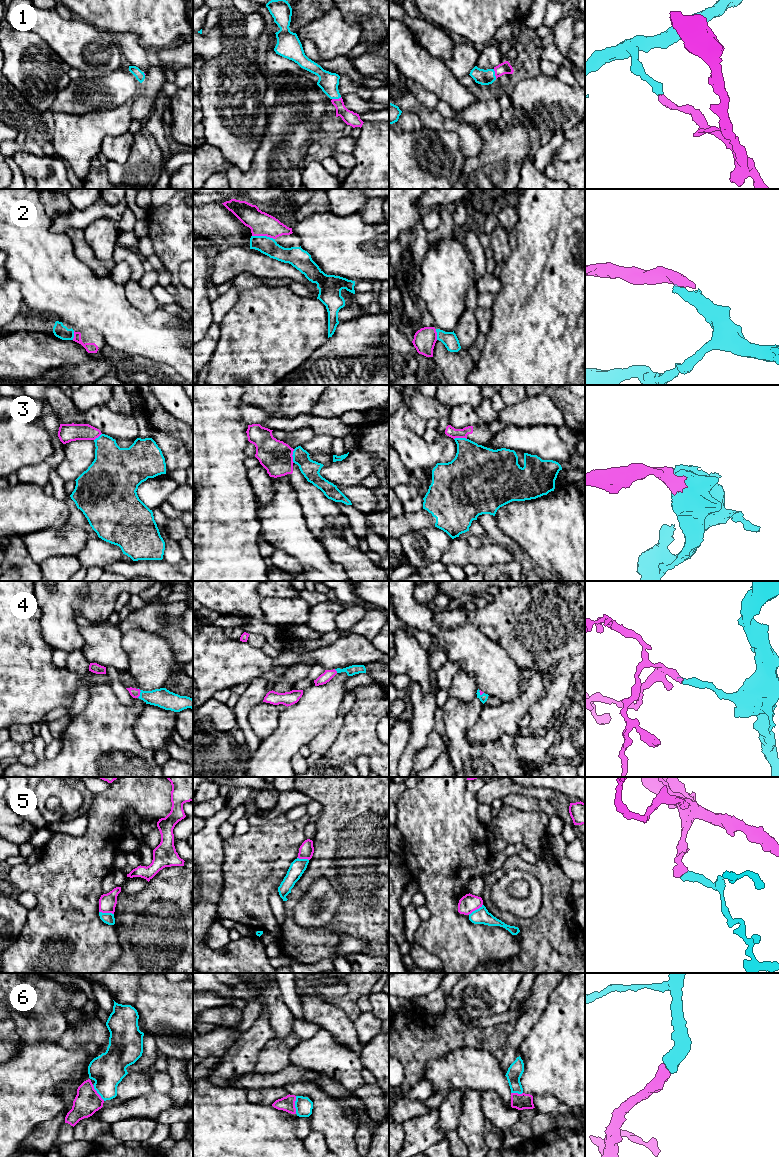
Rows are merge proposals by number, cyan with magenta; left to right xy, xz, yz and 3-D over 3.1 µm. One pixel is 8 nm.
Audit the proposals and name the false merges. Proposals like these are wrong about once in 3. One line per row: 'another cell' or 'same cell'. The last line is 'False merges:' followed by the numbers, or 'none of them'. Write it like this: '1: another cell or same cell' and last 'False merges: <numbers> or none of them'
1: same cell
2: same cell
3: another cell
4: same cell
5: another cell
6: same cell
False merges: 3, 5

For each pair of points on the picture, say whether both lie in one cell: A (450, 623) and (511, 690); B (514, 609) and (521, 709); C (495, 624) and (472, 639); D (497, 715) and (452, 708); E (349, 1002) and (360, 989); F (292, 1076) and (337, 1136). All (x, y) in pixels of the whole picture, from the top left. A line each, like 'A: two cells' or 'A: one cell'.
A: two cells
B: two cells
C: two cells
D: two cells
E: one cell
F: two cells

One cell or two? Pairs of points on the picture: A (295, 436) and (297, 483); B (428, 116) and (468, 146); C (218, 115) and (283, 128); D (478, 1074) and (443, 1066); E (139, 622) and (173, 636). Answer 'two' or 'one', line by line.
A: two
B: one
C: two
D: one
E: one

